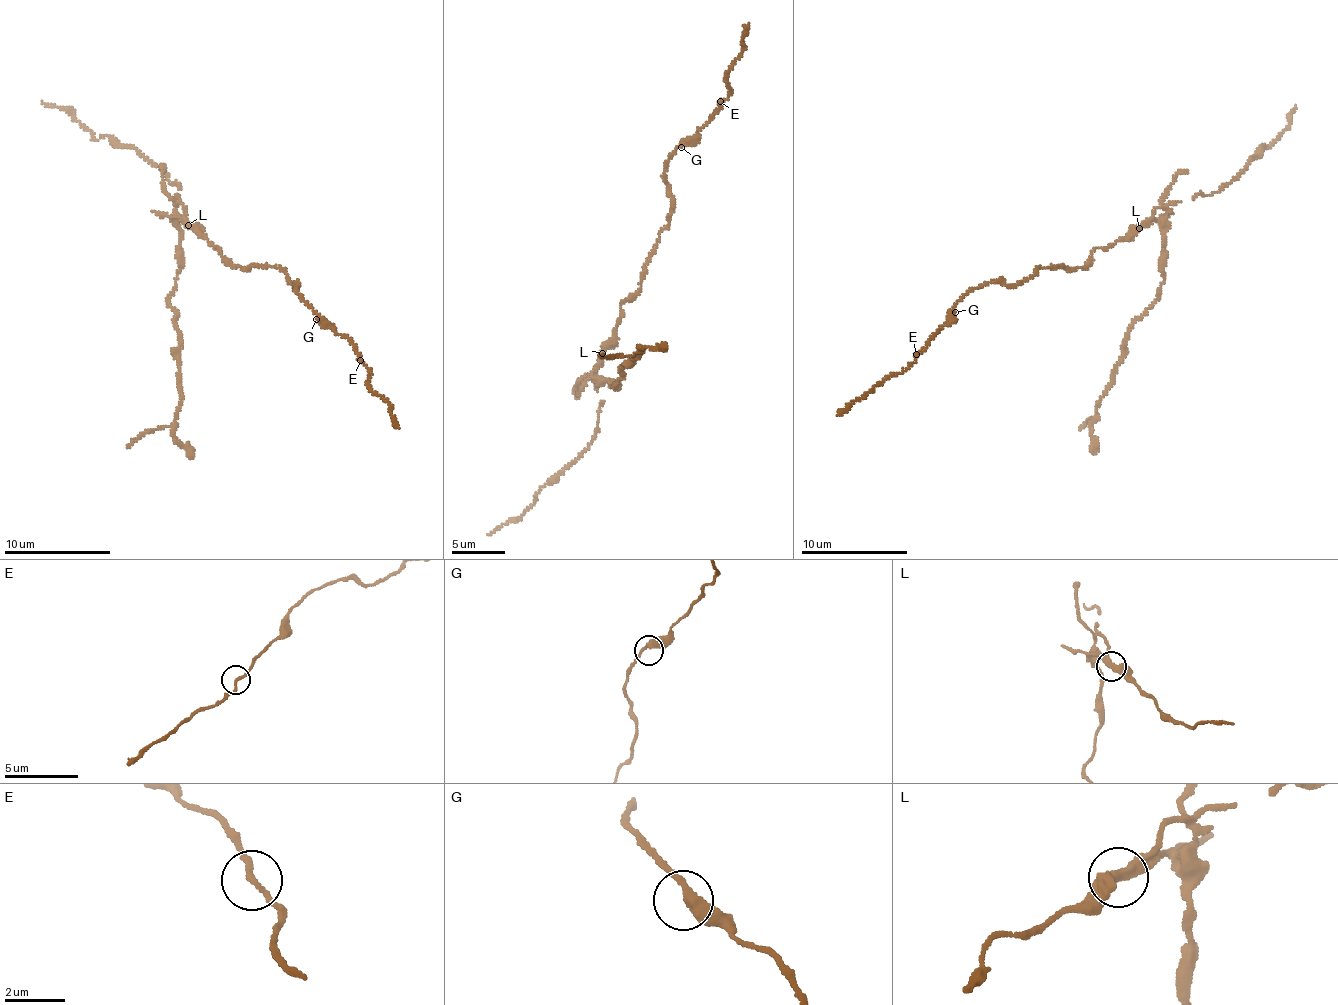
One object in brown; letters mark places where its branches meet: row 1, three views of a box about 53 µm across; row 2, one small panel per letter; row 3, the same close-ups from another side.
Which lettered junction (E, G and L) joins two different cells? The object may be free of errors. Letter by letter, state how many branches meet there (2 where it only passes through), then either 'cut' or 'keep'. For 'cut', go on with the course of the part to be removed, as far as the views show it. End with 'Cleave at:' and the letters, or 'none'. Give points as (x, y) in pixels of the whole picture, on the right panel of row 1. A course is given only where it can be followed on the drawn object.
E: 2 | keep
G: 2 | keep
L: 2 | cut | (1140, 227), (1155, 220), (1160, 225), (1159, 298), (1128, 333), (1125, 357), (1097, 420), (1091, 417), (1079, 430)
Cleave at: L

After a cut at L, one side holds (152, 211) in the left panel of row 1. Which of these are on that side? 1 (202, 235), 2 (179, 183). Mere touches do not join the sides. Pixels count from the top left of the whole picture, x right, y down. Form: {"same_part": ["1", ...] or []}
{"same_part": []}

